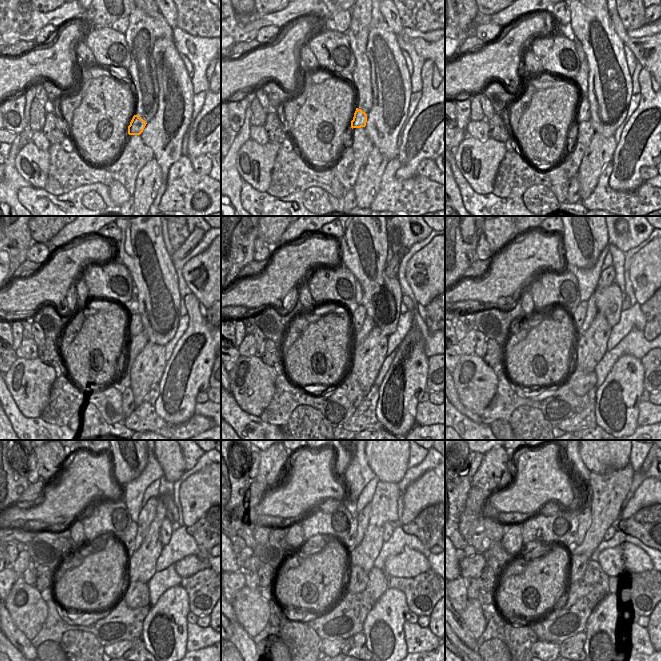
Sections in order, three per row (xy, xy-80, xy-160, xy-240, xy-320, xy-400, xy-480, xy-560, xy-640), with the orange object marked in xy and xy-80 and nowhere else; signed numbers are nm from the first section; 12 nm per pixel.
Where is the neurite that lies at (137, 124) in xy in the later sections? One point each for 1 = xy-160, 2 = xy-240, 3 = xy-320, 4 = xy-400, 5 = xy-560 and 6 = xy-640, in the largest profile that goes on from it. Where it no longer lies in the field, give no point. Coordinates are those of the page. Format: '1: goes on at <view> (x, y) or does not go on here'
1: goes on at xy-160 (583, 111)
2: goes on at xy-240 (135, 326)
3: goes on at xy-320 (358, 314)
4: goes on at xy-400 (578, 315)
5: goes on at xy-560 (348, 541)
6: goes on at xy-640 (573, 533)

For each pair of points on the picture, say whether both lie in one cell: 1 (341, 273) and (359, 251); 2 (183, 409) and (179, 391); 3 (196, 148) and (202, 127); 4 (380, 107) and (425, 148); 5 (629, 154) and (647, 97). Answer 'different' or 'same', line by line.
1: different
2: same
3: same
4: different
5: same

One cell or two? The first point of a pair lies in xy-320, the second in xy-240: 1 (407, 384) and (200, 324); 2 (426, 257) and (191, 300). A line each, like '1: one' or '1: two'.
1: one
2: two

